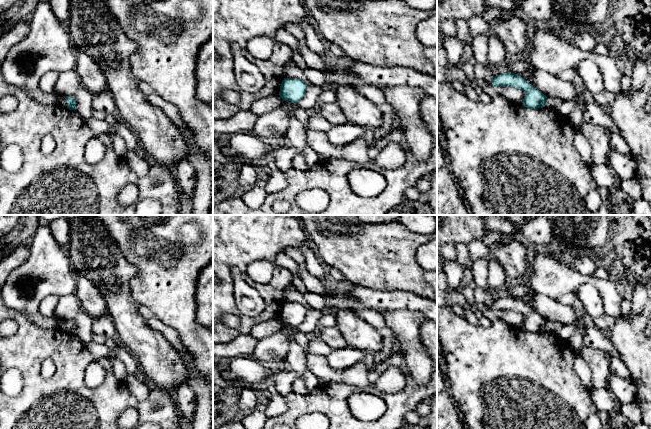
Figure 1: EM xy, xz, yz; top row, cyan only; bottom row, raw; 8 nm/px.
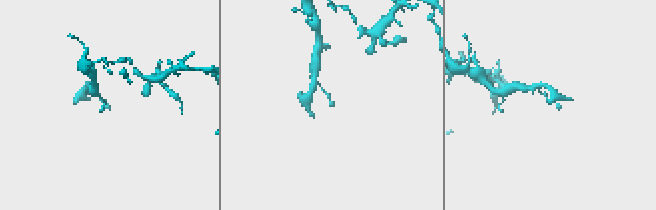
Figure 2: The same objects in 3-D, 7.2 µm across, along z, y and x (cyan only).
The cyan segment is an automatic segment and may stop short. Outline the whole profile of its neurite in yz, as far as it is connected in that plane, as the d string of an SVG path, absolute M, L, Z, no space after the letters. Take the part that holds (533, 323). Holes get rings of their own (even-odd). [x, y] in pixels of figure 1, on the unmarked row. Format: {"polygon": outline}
{"polygon": "M511 296L502 297L492 301L490 305L492 310L495 311L511 310L523 314L525 321L522 327L527 332L537 333L540 331L545 331L547 320L517 298Z"}

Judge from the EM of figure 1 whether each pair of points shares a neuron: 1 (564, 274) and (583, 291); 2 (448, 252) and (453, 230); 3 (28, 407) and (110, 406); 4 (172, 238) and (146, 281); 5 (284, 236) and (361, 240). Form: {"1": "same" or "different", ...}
{"1": "different", "2": "different", "3": "same", "4": "same", "5": "different"}

